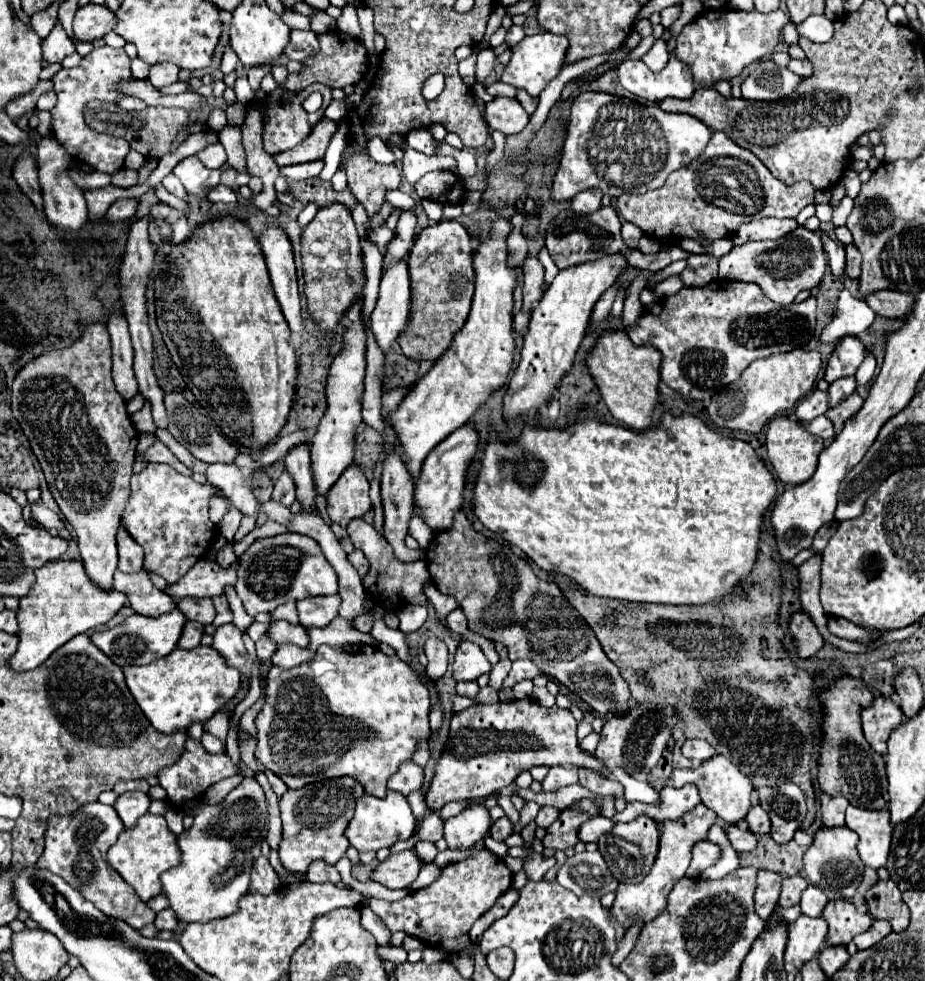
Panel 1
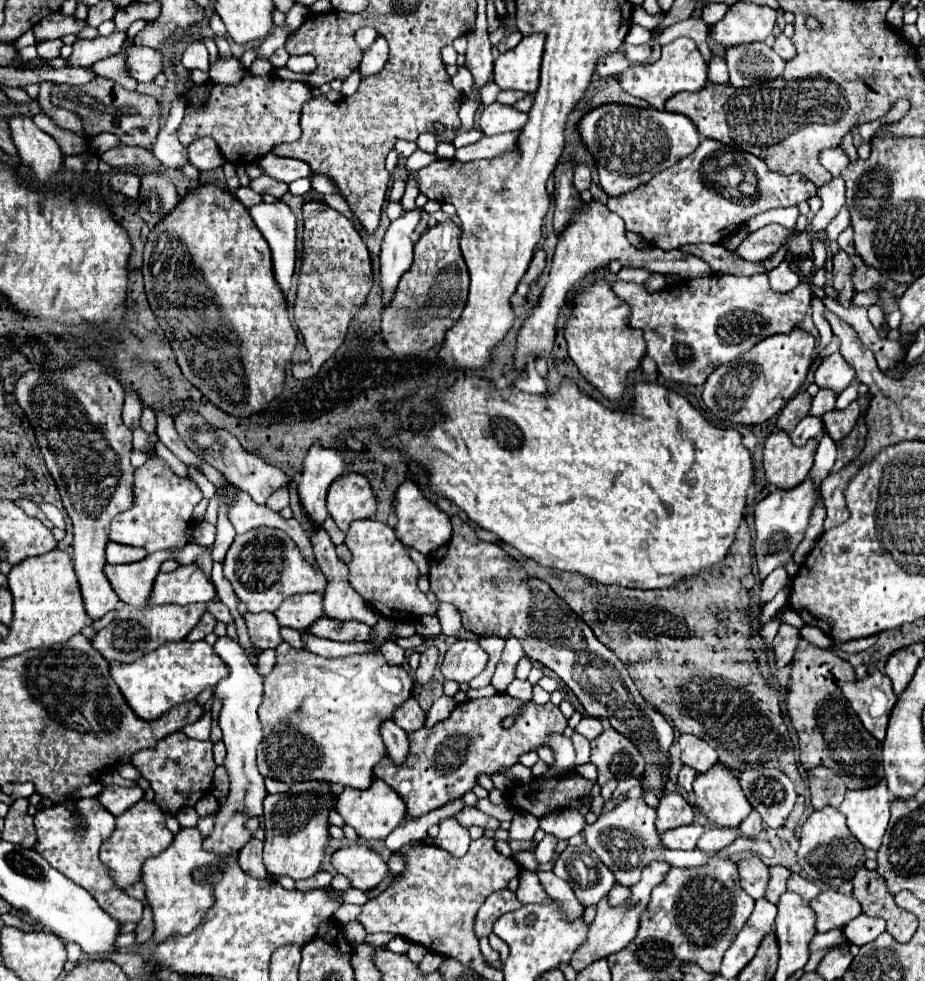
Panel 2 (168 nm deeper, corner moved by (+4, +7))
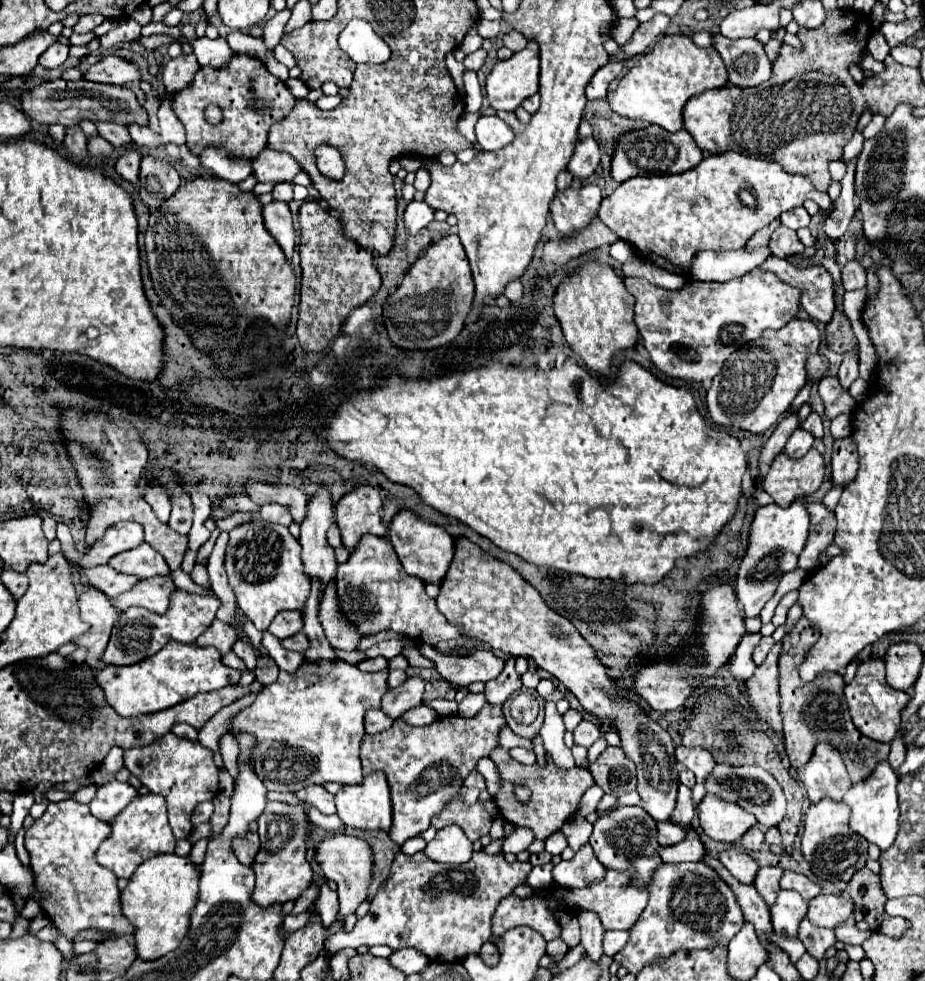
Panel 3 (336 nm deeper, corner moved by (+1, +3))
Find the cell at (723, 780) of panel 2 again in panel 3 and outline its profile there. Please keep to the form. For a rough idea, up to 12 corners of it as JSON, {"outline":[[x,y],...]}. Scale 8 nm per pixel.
{"outline":[[717,796],[697,807],[703,832],[739,842],[757,824],[753,814]]}

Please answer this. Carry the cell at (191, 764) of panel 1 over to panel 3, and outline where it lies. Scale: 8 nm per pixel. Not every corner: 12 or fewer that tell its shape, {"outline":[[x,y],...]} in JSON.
{"outline":[[167,732],[125,768],[167,800],[173,836],[219,792],[213,752]]}

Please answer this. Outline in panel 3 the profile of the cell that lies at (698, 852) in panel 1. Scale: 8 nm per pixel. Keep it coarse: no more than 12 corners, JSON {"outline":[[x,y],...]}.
{"outline":[[657,822],[661,846],[681,842],[687,832],[673,822]]}

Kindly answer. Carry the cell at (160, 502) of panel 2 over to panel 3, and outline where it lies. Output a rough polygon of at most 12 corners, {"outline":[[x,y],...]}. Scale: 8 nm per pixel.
{"outline":[[117,522],[88,549],[75,548],[71,530],[57,524],[57,540],[69,562],[107,564],[111,556],[139,546],[143,528]]}

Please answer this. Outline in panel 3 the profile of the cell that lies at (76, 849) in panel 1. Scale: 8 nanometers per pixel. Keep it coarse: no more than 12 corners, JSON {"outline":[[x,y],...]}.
{"outline":[[77,800],[25,832],[41,908],[67,940],[133,934],[115,874],[111,826]]}

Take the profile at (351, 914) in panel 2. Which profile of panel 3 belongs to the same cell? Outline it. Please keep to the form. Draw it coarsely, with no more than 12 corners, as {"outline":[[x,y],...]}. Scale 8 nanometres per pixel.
{"outline":[[319,880],[315,910],[325,928],[335,922],[339,912],[337,892],[327,880]]}

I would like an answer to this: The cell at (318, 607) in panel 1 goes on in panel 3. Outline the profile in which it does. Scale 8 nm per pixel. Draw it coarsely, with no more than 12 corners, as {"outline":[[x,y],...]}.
{"outline":[[301,612],[277,614],[267,628],[283,640],[303,630]]}

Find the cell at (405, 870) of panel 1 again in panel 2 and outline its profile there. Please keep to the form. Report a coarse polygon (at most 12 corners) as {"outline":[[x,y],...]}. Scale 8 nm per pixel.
{"outline":[[366,846],[334,852],[334,868],[354,888],[388,878],[388,864]]}

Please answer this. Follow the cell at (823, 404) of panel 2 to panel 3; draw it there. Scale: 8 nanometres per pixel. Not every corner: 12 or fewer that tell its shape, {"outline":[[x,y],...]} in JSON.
{"outline":[[809,414],[801,424],[815,438],[823,438],[823,424],[819,414]]}

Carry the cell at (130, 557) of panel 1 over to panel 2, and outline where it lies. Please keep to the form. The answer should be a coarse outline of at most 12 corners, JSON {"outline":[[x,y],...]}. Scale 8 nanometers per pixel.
{"outline":[[108,542],[108,564],[130,564],[146,556],[146,550]]}

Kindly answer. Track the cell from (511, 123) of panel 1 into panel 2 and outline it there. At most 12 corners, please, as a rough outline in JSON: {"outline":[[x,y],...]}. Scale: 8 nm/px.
{"outline":[[492,102],[480,126],[486,136],[520,130],[526,112]]}

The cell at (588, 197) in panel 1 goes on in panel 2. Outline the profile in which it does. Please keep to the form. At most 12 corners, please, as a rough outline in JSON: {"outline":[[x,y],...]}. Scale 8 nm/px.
{"outline":[[586,166],[574,170],[574,186],[578,192],[590,188],[592,176]]}

